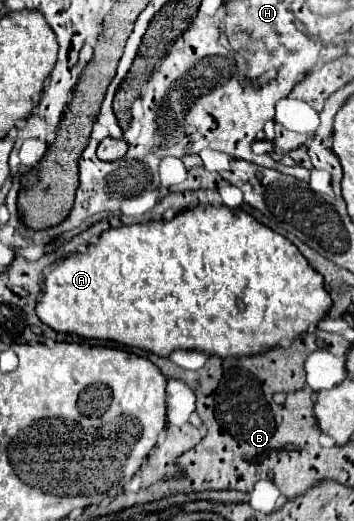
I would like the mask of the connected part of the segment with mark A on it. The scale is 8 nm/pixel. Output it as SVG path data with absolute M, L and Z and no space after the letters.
M198 205L194 209L178 213L170 221L150 221L142 225L128 225L128 227L116 227L106 229L96 245L88 245L86 253L72 253L70 257L58 261L58 265L46 275L42 297L36 303L36 315L42 323L52 327L60 333L74 333L80 337L92 337L92 339L110 339L118 341L122 345L138 347L150 353L156 353L160 357L168 357L174 349L198 349L206 351L210 355L220 357L240 357L240 355L254 355L262 349L270 349L278 345L282 339L294 339L300 333L308 331L312 325L324 319L326 311L330 309L332 299L324 289L324 277L306 263L306 259L300 255L300 251L282 235L274 233L266 225L258 223L252 215L238 211L236 219L232 211L224 205L212 207L212 205Z

